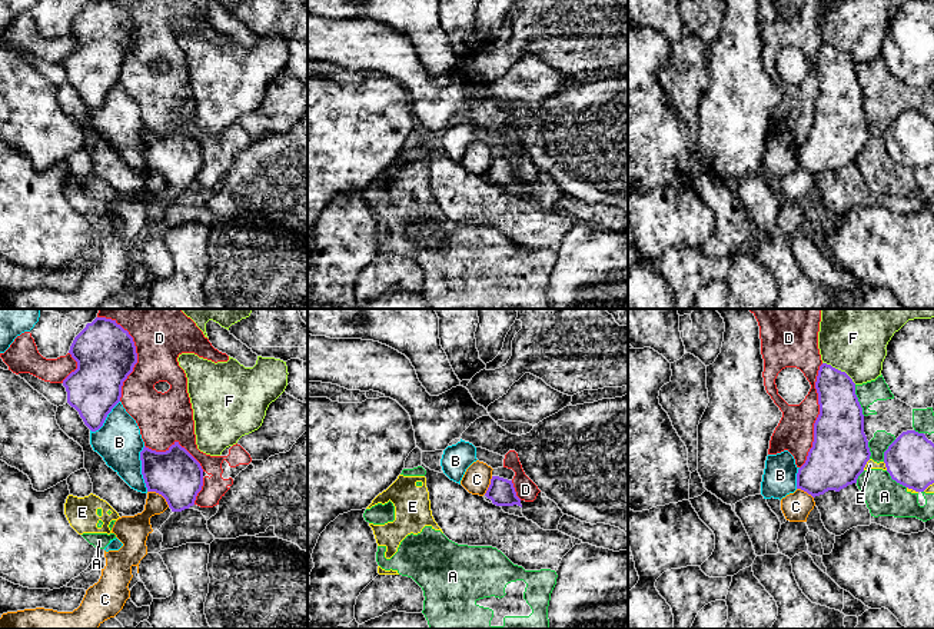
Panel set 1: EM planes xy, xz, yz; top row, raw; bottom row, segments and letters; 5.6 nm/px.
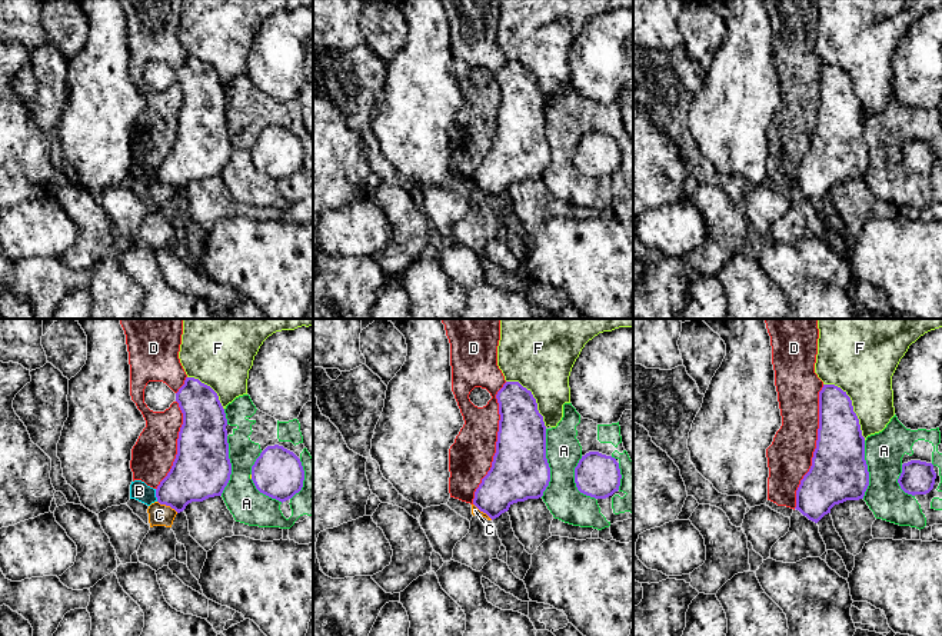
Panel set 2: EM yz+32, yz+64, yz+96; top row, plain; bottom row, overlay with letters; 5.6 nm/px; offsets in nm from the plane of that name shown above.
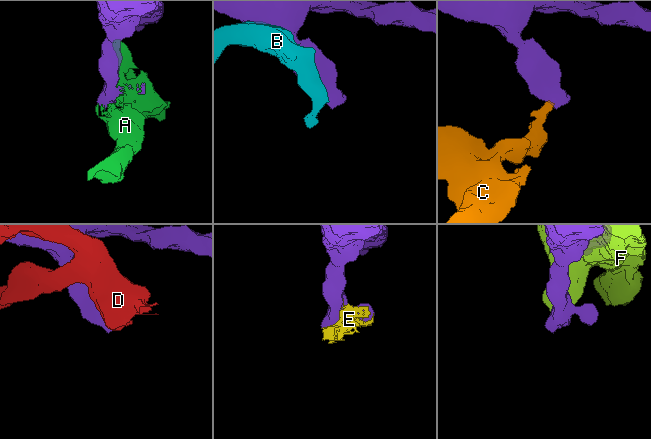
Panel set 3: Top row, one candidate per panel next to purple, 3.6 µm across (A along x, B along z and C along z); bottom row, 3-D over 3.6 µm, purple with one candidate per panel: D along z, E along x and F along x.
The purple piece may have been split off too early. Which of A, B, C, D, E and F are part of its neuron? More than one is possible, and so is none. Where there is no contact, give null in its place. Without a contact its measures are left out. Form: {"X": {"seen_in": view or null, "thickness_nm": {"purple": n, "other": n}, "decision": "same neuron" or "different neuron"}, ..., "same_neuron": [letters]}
{"A": {"seen_in": "yz", "thickness_nm": {"purple": 280, "other": 120}, "decision": "different neuron"}, "B": {"seen_in": "xy", "thickness_nm": {"purple": 280, "other": 260}, "decision": "different neuron"}, "C": {"seen_in": "xy", "thickness_nm": {"purple": 280, "other": 160}, "decision": "different neuron"}, "D": {"seen_in": "yz", "thickness_nm": {"purple": 320, "other": 200}, "decision": "different neuron"}, "E": {"seen_in": "yz", "thickness_nm": {"purple": 320, "other": 50}, "decision": "different neuron"}, "F": {"seen_in": "yz", "thickness_nm": {"purple": 240, "other": 400}, "decision": "different neuron"}, "same_neuron": []}

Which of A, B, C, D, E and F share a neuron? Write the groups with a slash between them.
A E / B / C / D / F

